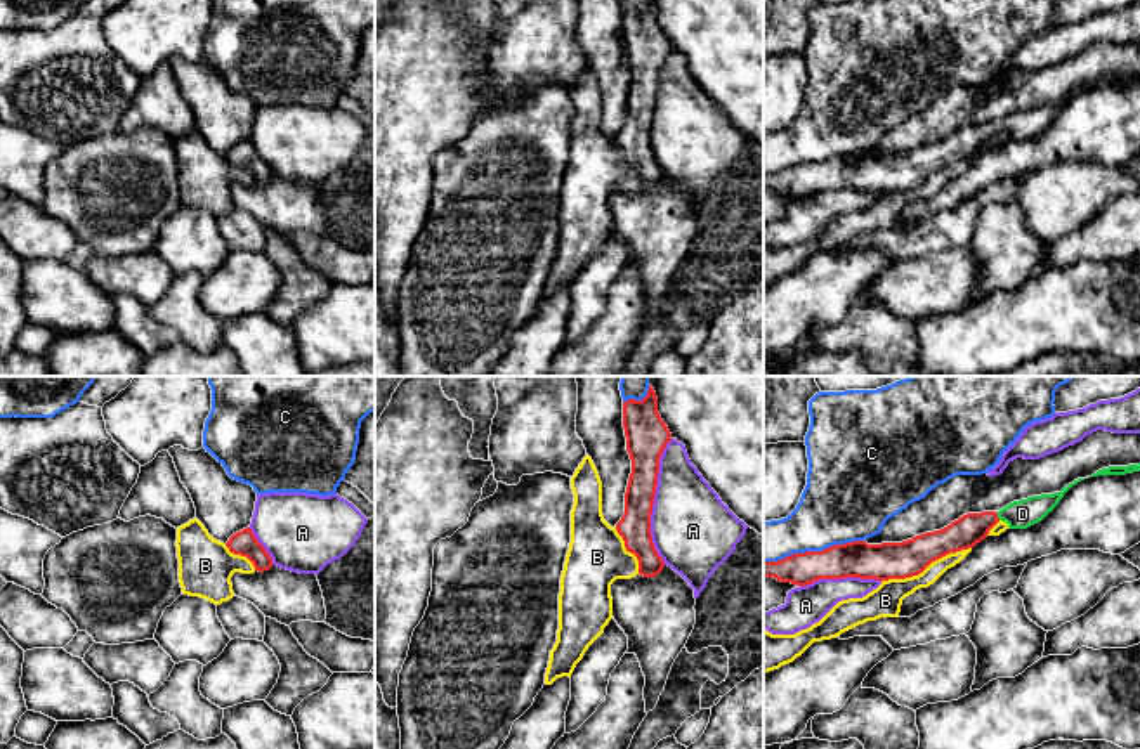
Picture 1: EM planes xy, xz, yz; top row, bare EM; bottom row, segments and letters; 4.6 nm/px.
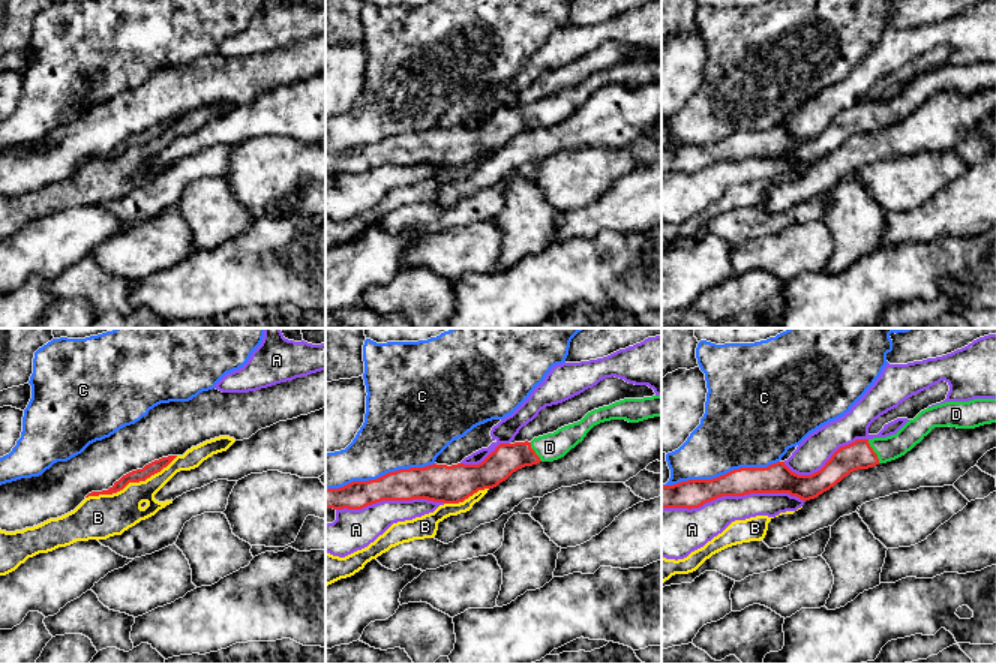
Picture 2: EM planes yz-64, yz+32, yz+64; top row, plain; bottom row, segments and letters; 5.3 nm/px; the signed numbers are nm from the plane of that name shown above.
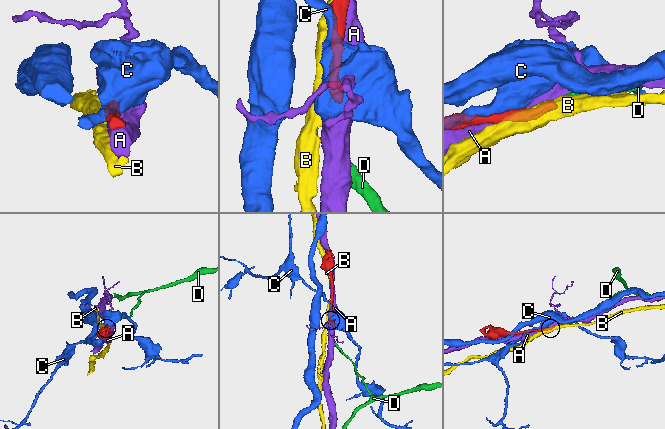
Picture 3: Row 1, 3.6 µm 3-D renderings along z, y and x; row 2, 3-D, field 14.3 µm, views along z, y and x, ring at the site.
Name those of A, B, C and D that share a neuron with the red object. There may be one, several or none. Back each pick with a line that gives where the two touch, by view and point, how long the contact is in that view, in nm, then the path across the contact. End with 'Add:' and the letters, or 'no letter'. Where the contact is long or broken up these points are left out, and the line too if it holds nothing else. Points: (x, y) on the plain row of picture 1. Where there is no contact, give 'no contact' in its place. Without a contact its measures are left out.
D: contact yz (996, 129); length 40 nm; way yz (967, 143), (996, 129), (1022, 125)
Add: D

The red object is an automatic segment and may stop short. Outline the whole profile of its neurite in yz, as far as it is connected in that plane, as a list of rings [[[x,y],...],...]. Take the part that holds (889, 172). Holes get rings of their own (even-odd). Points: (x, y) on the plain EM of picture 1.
[[[1084,90],[1065,97],[1060,104],[1031,107],[996,123],[966,125],[947,139],[914,147],[902,154],[868,156],[852,153],[822,163],[795,165],[777,173],[763,173],[763,189],[807,198],[819,191],[906,191],[921,186],[932,173],[961,161],[973,160],[999,134],[1010,140],[1027,140],[1041,134],[1064,106]]]

